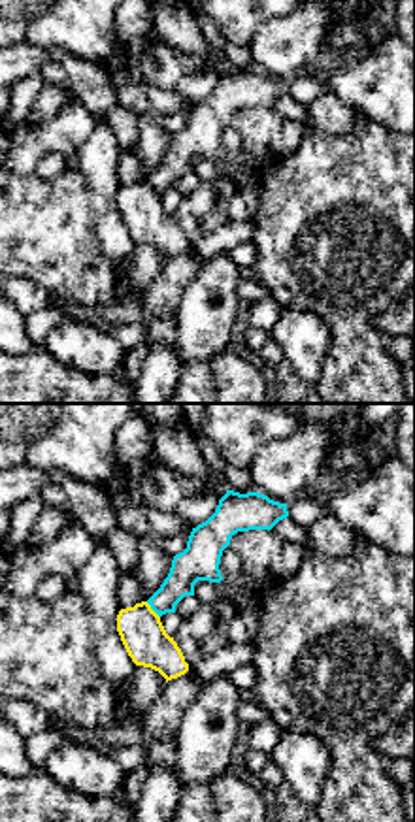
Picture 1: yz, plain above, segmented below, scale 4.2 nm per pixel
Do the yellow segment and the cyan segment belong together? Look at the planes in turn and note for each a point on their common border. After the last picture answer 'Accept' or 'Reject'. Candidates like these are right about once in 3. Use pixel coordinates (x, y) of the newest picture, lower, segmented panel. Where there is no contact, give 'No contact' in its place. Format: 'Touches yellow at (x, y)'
Touches yellow at (151, 609)

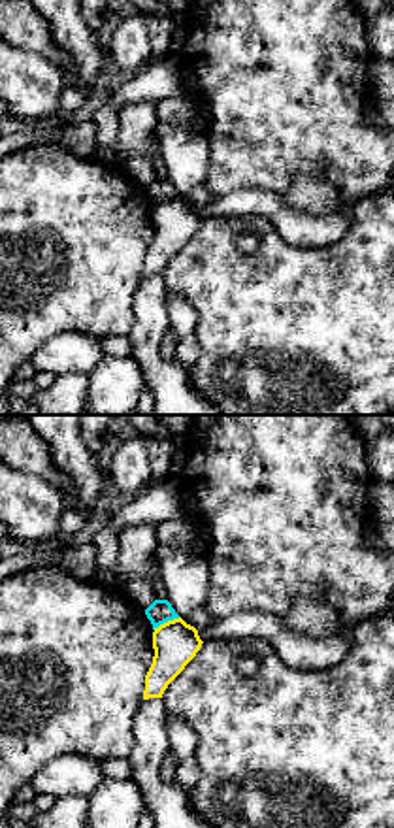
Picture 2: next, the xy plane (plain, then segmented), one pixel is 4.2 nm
Touches yellow at (168, 621)

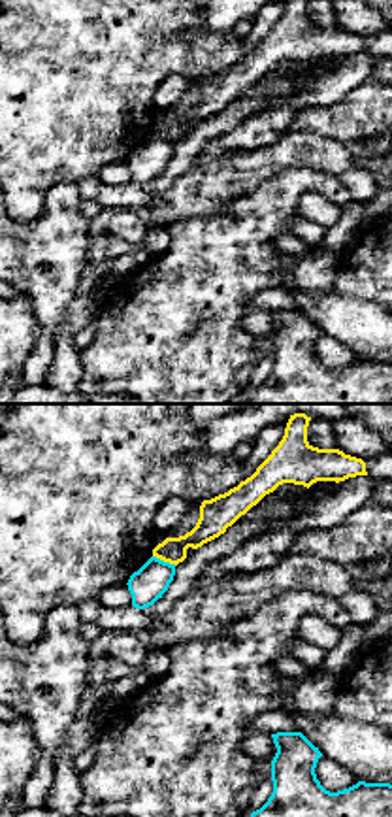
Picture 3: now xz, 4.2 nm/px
Touches yellow at (164, 561)

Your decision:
Reject

